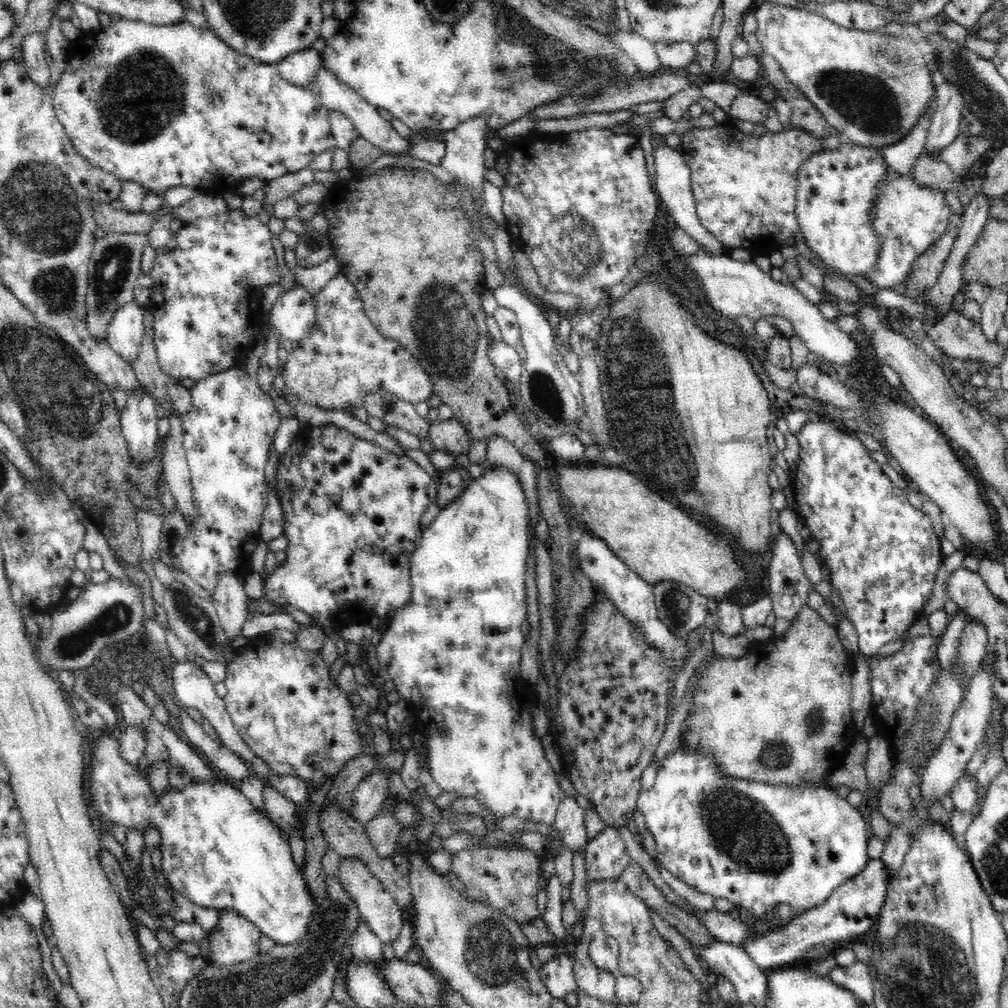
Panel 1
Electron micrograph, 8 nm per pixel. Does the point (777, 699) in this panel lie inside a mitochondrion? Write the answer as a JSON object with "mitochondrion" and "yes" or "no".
{"mitochondrion":"no"}

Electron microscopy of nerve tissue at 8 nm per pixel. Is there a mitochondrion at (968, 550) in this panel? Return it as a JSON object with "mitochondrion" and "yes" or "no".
{"mitochondrion":"no"}

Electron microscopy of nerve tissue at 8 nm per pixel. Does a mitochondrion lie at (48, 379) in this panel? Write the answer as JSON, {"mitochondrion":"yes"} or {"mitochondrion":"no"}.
{"mitochondrion":"yes"}

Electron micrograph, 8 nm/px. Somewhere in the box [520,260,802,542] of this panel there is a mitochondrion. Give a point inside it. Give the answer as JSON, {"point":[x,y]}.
{"point":[544,392]}

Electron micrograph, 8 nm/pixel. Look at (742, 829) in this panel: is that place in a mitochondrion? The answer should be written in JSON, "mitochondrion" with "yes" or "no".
{"mitochondrion":"yes"}

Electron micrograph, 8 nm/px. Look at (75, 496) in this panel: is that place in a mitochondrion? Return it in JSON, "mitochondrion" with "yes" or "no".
{"mitochondrion":"no"}

